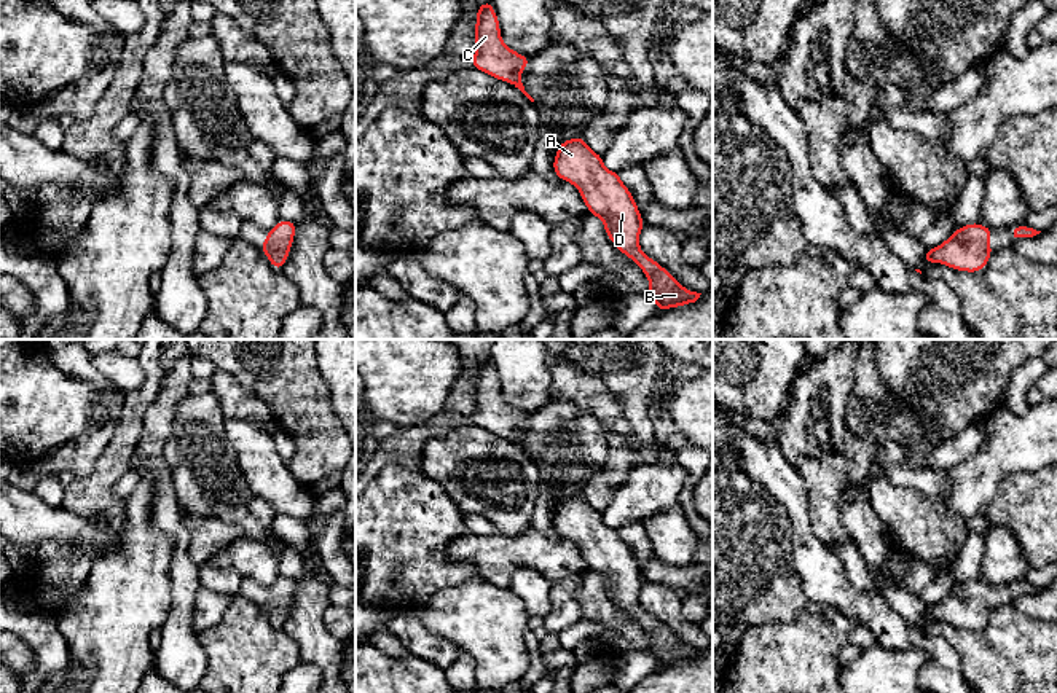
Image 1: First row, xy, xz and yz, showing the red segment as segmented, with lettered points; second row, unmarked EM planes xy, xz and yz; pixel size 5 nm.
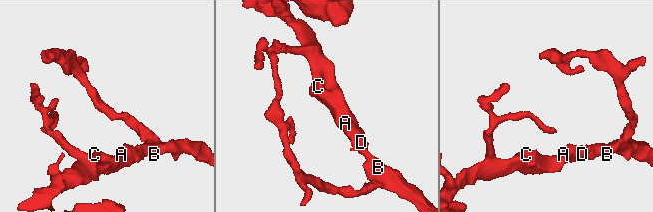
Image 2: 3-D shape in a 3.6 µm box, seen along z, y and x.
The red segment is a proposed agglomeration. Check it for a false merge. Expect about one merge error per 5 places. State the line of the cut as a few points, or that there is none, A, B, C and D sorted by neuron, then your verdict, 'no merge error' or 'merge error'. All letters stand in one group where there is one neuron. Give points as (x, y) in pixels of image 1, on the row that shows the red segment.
cut none; groups A B C D; no merge error

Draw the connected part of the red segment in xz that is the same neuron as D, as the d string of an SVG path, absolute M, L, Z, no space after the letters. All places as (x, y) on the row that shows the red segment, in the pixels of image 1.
M584 137L560 143L553 170L560 180L572 183L580 191L590 215L603 220L612 244L647 276L650 290L646 296L657 303L657 311L686 306L700 298L701 293L679 285L663 266L641 250L639 234L644 220L631 191L617 172L604 167L603 156L595 153Z

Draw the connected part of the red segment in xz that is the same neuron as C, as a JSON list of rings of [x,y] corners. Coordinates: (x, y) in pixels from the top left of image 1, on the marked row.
[[[491,0],[477,8],[475,54],[472,67],[496,80],[518,88],[531,102],[534,99],[525,91],[520,75],[525,72],[531,56],[518,54],[501,38],[501,25]]]

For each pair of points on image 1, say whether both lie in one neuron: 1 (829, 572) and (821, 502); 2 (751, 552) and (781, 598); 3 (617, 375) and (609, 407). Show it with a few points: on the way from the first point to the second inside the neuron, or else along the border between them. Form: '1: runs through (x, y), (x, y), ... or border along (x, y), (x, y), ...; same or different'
1: border along (809, 510), (812, 531), (828, 545); different
2: runs through (751, 563), (751, 567), (770, 587); same
3: border along (582, 371), (605, 383), (630, 427); different

